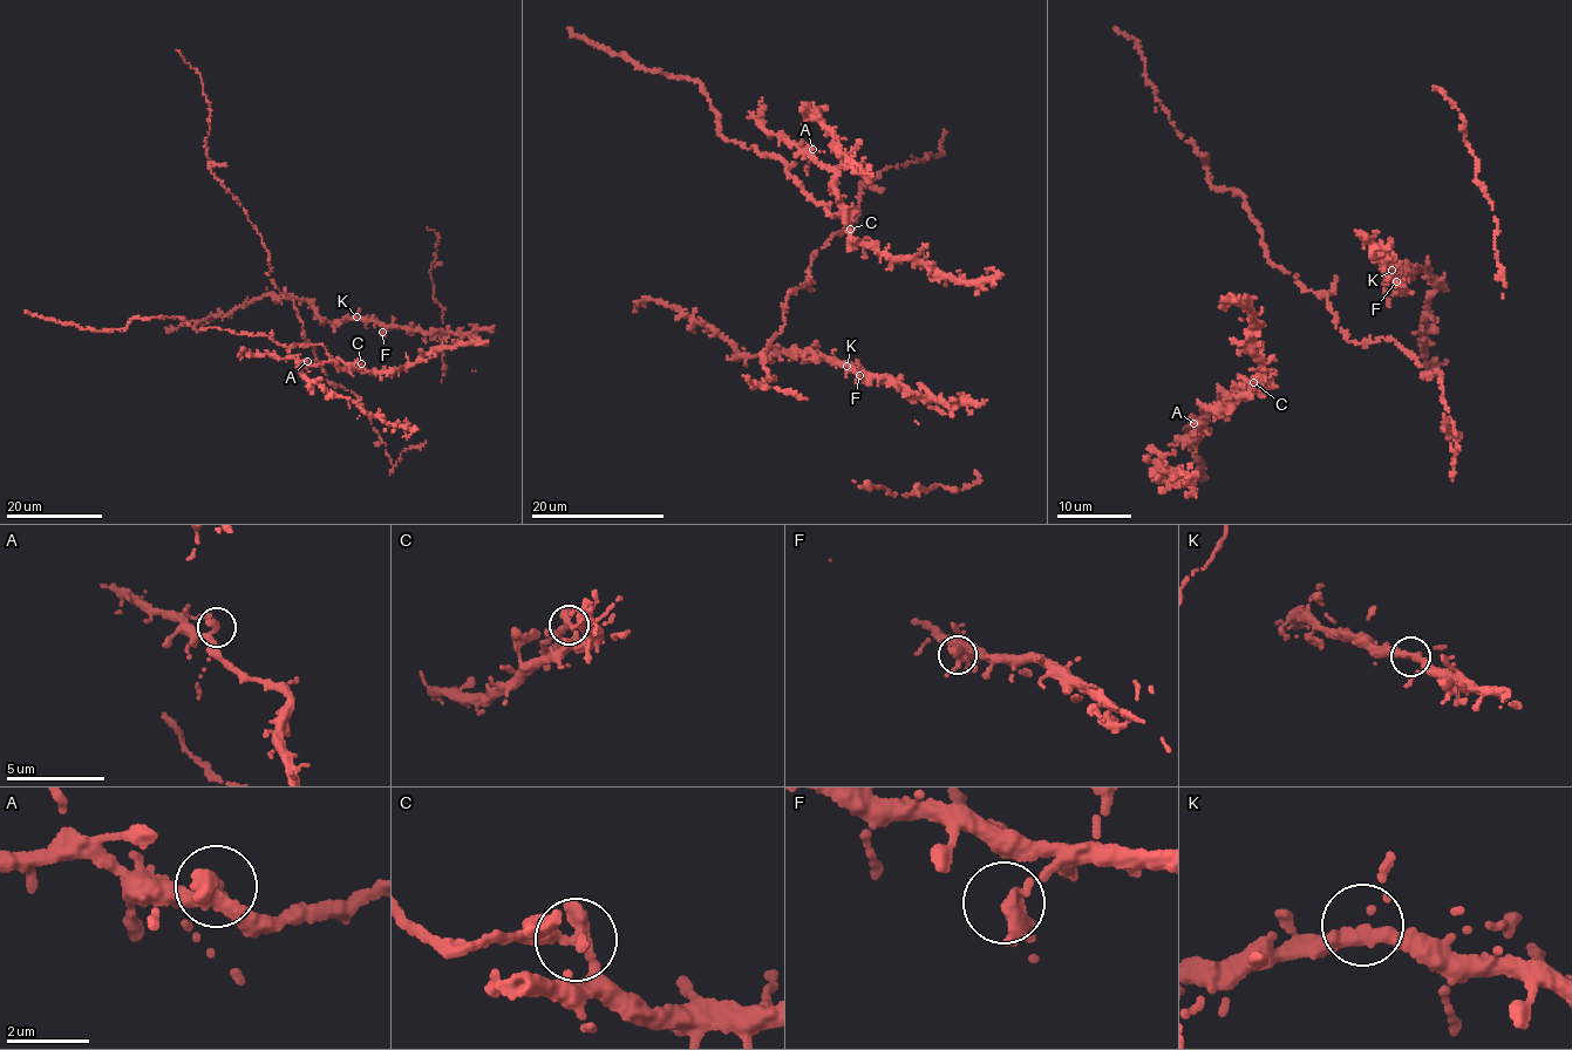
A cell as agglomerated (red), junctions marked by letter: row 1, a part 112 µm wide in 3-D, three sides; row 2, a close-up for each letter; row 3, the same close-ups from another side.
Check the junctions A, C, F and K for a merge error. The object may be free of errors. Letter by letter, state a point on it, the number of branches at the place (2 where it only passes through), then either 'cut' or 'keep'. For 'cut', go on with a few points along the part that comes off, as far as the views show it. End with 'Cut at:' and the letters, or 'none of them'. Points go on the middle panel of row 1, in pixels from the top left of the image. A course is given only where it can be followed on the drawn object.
A: at (812, 149); 2 branches meet; keep
C: at (850, 229); 2 branches meet; cut; foreign part runs (850, 230), (791, 178), (781, 159), (728, 142), (700, 84), (647, 72), (569, 27)
F: at (859, 375); 2 branches meet; keep
K: at (846, 366); 2 branches meet; keep
Cut at: C

